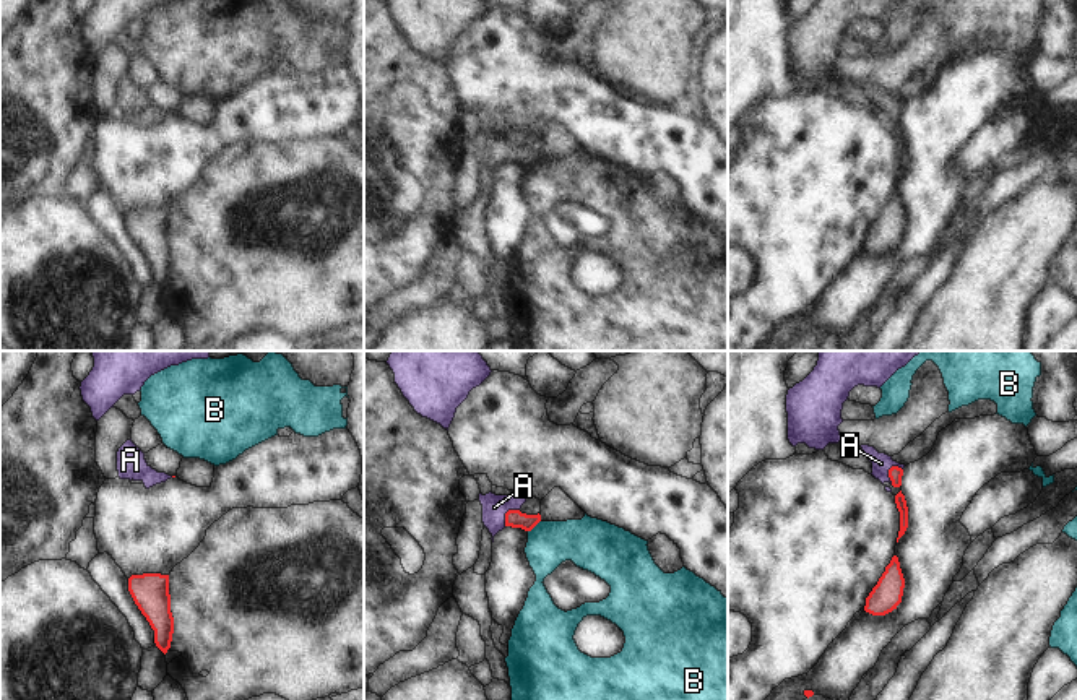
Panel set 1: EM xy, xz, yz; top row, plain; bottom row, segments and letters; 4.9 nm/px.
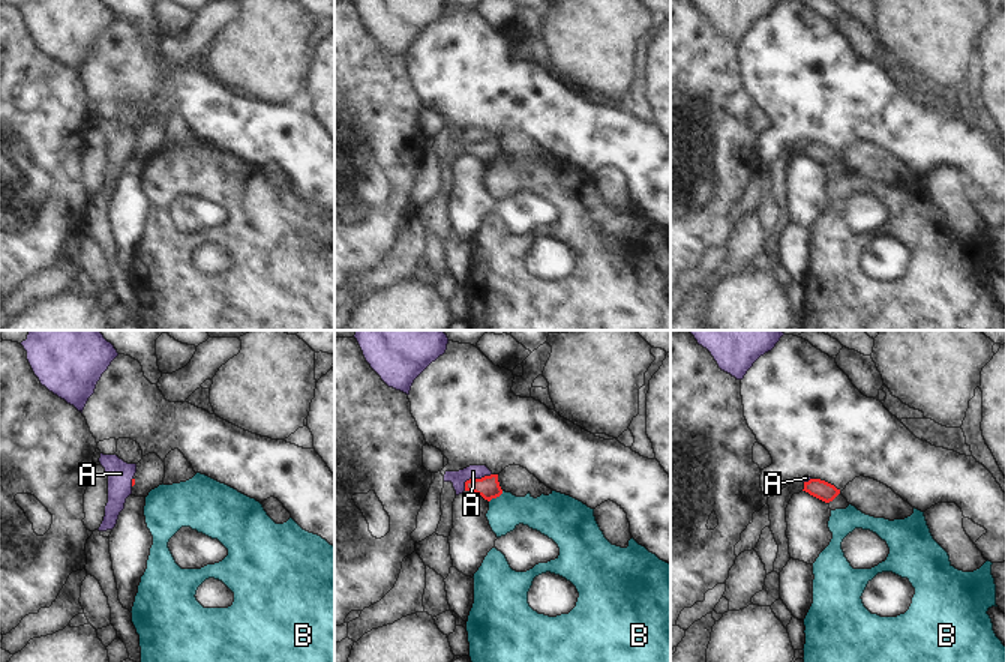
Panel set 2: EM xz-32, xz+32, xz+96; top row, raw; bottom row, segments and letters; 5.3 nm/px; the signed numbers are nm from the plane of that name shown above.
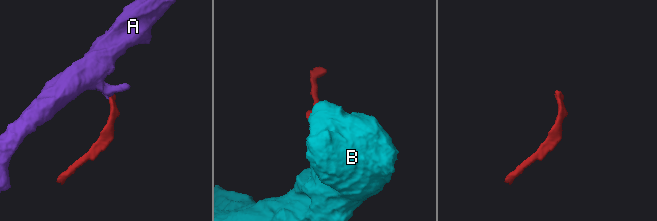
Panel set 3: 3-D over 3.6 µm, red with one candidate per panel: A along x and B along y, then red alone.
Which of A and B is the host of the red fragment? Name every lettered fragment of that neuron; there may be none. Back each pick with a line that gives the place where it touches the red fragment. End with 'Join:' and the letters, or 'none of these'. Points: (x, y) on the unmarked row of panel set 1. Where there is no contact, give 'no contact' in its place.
A: contact yz (889, 109)
Join: A

